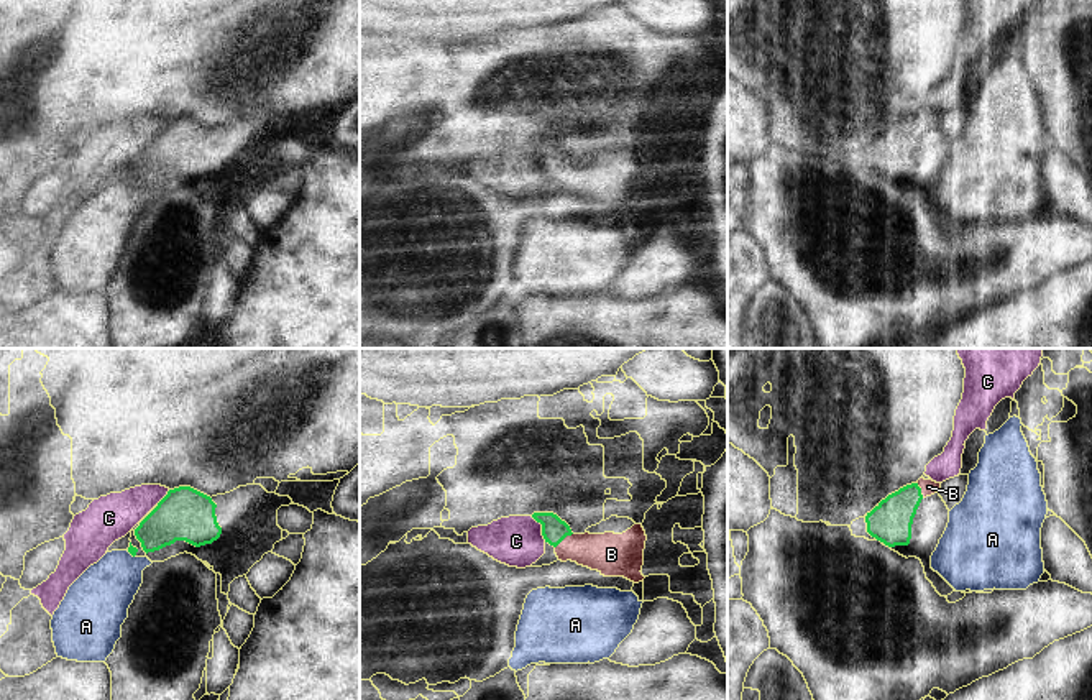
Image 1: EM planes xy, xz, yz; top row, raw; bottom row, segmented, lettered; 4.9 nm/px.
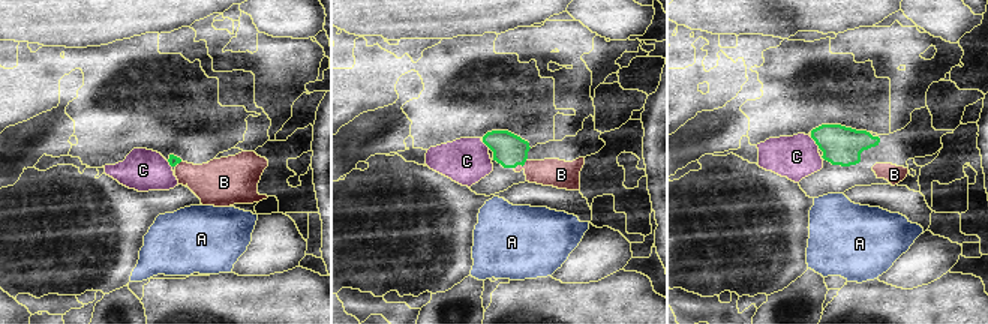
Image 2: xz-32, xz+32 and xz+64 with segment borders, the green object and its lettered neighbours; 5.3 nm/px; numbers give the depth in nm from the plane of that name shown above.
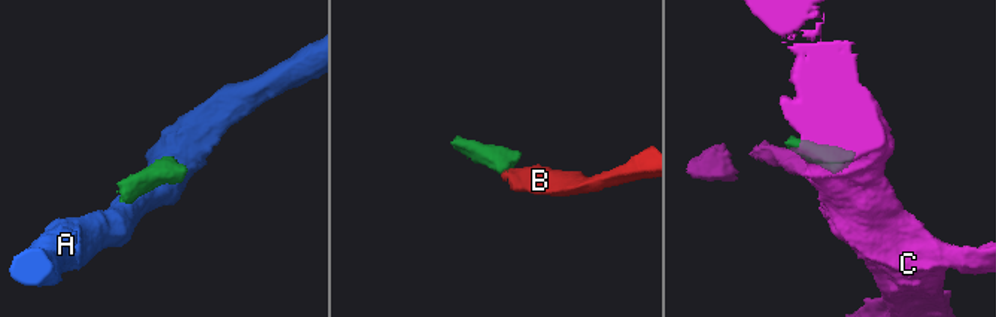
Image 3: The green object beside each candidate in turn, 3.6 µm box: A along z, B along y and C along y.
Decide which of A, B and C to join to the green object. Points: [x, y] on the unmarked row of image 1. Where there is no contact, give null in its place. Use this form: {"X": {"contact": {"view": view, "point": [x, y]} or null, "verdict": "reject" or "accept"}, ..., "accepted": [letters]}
{"A": {"contact": {"view": "xy", "point": [132, 186]}, "verdict": "reject"}, "B": {"contact": {"view": "xz", "point": [564, 170]}, "verdict": "accept"}, "C": {"contact": {"view": "xz", "point": [542, 160]}, "verdict": "reject"}, "accepted": ["B"]}

